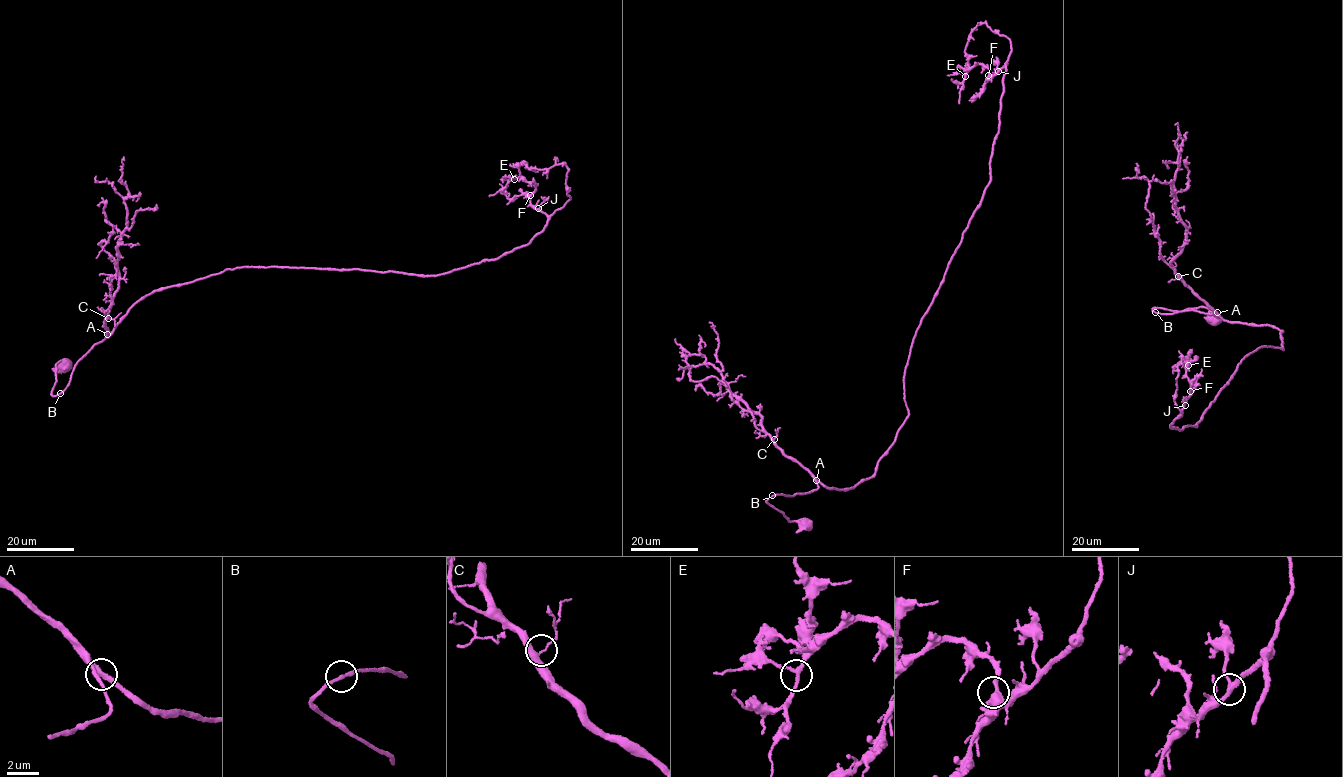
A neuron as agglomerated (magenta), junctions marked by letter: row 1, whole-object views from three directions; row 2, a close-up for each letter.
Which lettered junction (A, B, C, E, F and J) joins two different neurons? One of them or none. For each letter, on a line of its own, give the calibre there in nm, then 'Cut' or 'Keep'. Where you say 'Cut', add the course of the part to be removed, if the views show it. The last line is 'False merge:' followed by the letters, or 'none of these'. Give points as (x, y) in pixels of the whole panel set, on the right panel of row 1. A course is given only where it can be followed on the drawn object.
A: Thickness 320 nm. Keep
B: Thickness 190 nm. Keep
C: Thickness 280 nm. Keep
E: Thickness 200 nm. Keep
F: Thickness 480 nm. Keep
J: Thickness 240 nm. Keep
False merge: none of these

